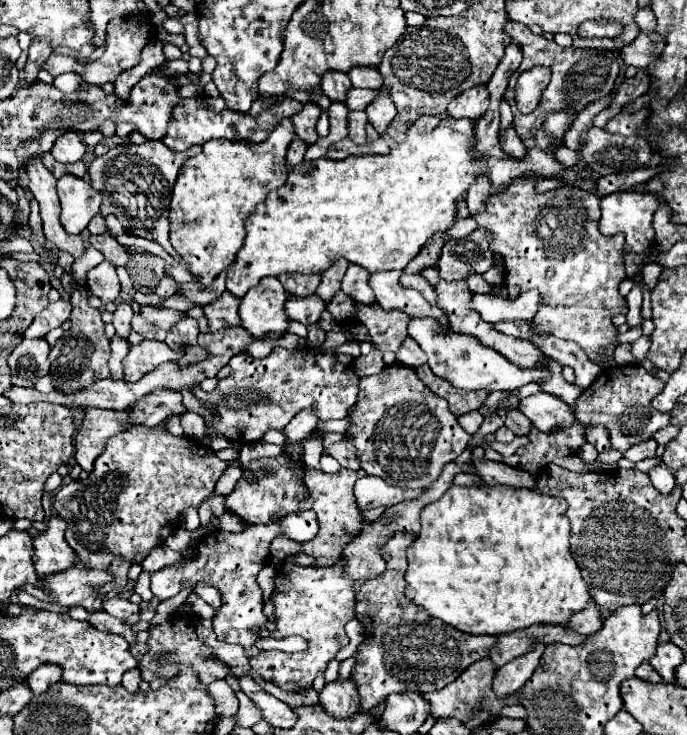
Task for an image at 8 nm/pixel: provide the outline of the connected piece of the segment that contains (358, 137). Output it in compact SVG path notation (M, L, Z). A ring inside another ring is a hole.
M351 112L349 114L349 138L355 144L367 144L365 138L365 124L367 124L367 114L365 112Z

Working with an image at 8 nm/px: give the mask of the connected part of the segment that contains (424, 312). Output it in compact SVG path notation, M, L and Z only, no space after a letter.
M399 270L371 274L369 284L377 296L377 304L383 306L383 310L403 310L409 318L435 318L439 328L449 334L451 326L443 310L439 310L437 304L429 304L417 290L403 288L399 276Z

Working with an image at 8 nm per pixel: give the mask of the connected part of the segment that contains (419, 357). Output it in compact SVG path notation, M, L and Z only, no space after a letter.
M407 338L403 342L403 346L397 350L397 360L403 366L419 368L419 366L423 366L427 362L427 356L425 356L425 352L419 348L419 344L413 338Z

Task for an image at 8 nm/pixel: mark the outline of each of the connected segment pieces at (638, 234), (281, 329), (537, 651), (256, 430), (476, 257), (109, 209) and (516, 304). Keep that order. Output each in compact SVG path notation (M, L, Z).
M615 192L601 198L601 218L599 230L605 236L612 236L619 232L625 234L625 252L645 252L655 244L653 232L653 214L659 208L659 200L655 194L641 194L641 192Z
M263 278L255 288L241 300L239 316L245 330L253 338L263 338L271 332L285 334L289 318L285 314L287 292L279 278Z
M535 644L531 652L519 656L519 658L511 660L509 664L505 664L503 668L499 668L493 678L495 694L499 694L499 698L507 698L509 694L521 690L523 684L531 678L531 674L539 666L539 658L541 658L543 650L545 650L545 646Z
M275 348L269 356L257 360L249 352L231 358L231 374L219 380L213 392L193 388L205 408L217 412L217 418L205 422L207 436L221 434L233 442L259 442L267 430L283 430L289 420L303 408L317 406L321 420L345 418L347 408L357 402L359 376L351 366L339 364L335 354L319 352L319 348Z
M483 228L465 238L449 240L439 256L439 274L447 282L467 280L471 274L483 274L493 266L489 236Z
M147 140L143 144L129 142L115 146L105 156L95 158L89 166L89 178L91 186L99 190L103 196L101 216L103 218L109 214L117 216L127 234L159 242L175 258L175 262L181 262L181 258L177 256L169 242L169 202L179 168L187 158L199 152L201 146L191 146L185 152L173 152L161 140L159 142Z
M527 290L517 300L505 300L495 294L473 294L469 306L491 324L499 320L531 320L541 306L541 296L537 290Z

